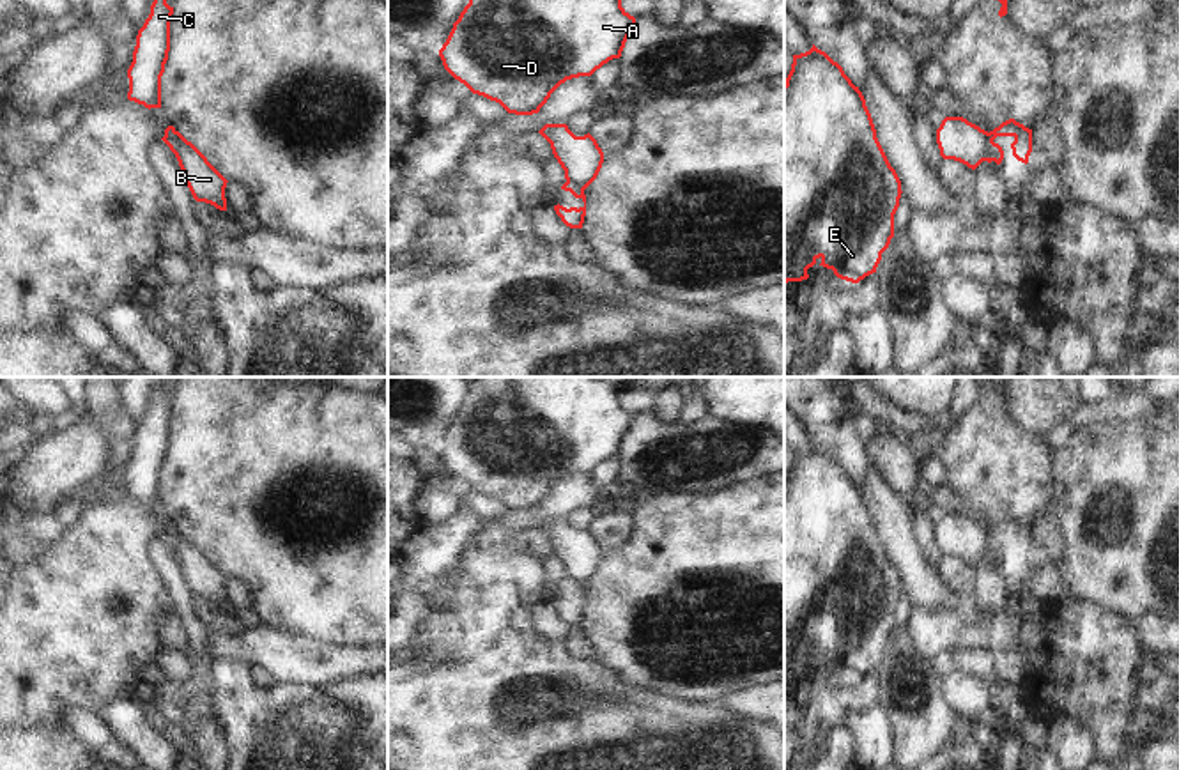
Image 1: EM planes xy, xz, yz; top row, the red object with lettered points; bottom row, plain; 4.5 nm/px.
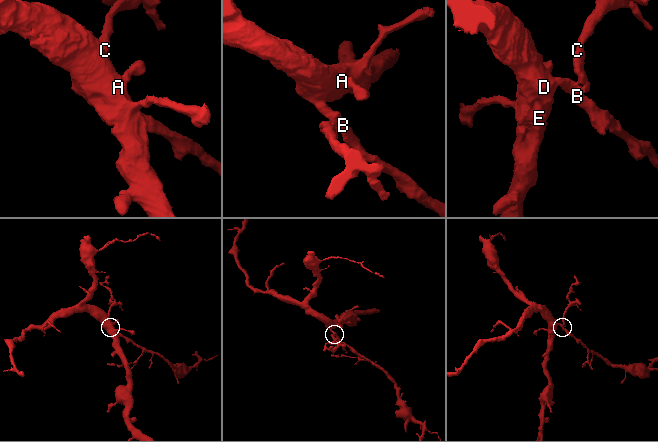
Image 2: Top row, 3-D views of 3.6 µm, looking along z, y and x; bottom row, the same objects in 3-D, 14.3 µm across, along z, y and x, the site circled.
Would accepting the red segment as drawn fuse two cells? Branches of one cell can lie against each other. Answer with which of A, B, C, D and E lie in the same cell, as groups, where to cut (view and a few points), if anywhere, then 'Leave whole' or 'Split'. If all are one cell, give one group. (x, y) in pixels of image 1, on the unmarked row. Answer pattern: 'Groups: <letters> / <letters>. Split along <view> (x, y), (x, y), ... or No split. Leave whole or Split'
Groups: A B D E / C. Split along yz (988, 530), (988, 549), (994, 556). Split.

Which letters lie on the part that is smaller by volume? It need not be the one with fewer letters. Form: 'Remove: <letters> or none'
Remove: C

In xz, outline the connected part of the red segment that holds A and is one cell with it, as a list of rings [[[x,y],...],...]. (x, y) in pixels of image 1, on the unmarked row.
[[[480,377],[469,400],[439,446],[444,466],[473,490],[499,499],[508,510],[533,512],[566,476],[591,473],[620,455],[636,414],[621,404],[621,388],[605,377]]]

